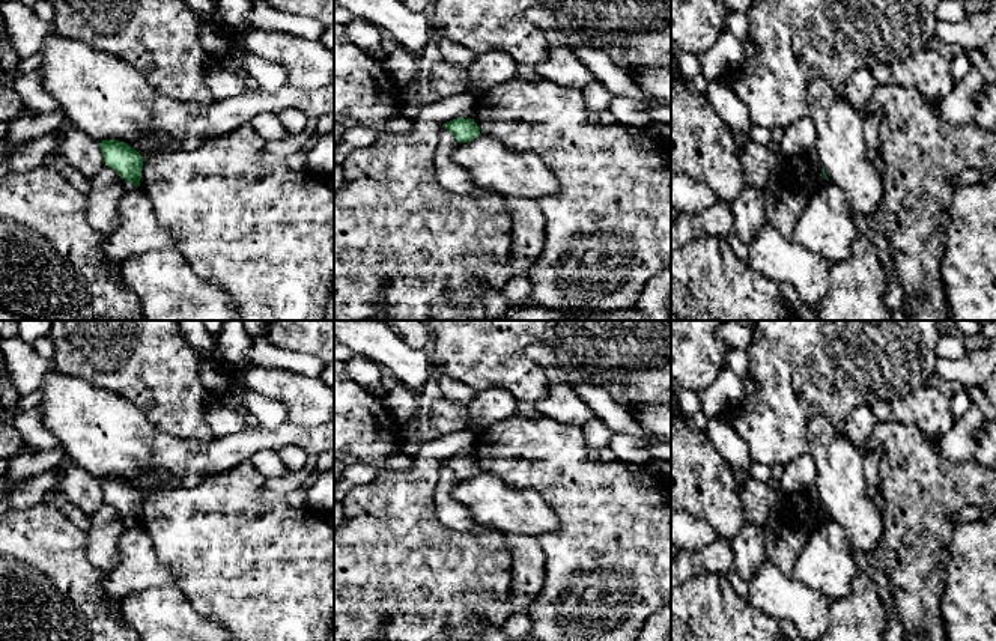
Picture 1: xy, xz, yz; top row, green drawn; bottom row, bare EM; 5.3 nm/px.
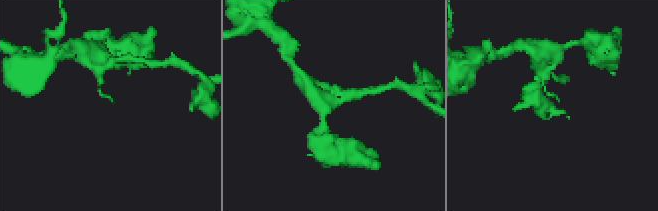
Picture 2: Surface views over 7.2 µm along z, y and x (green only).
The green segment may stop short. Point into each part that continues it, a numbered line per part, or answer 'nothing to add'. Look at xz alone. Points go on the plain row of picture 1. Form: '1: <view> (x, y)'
nothing to add

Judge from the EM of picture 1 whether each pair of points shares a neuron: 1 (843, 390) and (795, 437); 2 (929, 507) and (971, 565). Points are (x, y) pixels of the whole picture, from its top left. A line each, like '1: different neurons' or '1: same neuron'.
1: same neuron
2: different neurons

